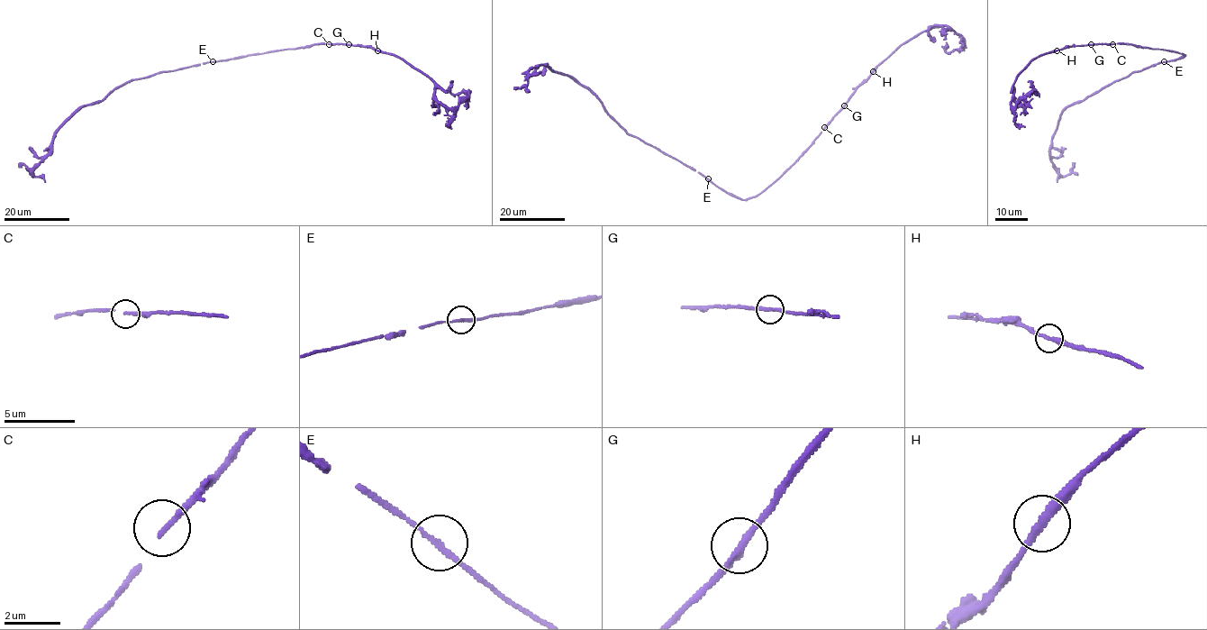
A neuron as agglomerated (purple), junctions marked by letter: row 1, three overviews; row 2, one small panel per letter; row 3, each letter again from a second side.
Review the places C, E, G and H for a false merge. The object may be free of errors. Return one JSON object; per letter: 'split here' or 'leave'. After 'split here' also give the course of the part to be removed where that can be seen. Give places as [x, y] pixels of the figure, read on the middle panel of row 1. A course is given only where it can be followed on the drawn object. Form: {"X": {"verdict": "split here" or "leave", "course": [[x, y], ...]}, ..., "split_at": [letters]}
{"C": {"verdict": "leave"}, "E": {"verdict": "leave"}, "G": {"verdict": "leave"}, "H": {"verdict": "leave"}, "split_at": []}

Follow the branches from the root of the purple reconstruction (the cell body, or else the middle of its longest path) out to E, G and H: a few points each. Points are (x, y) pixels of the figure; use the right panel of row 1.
E: (1182, 53), (1184, 55), (1182, 58), (1165, 61)
G: (1182, 53), (1130, 44), (1091, 45)
H: (1182, 53), (1119, 43), (1066, 45), (1057, 50)

